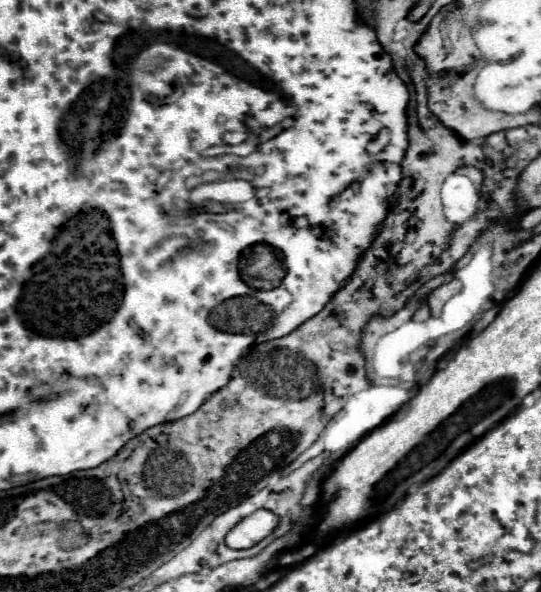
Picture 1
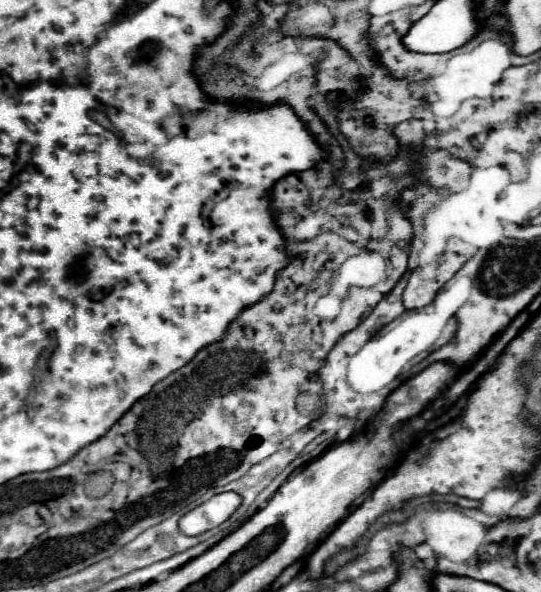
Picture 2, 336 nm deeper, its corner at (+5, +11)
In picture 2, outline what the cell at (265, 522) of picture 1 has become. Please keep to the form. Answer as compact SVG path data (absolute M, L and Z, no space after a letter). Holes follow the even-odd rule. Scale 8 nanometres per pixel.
M235 492L215 494L211 500L193 508L179 520L179 530L185 536L197 536L223 524L241 506L241 496Z

